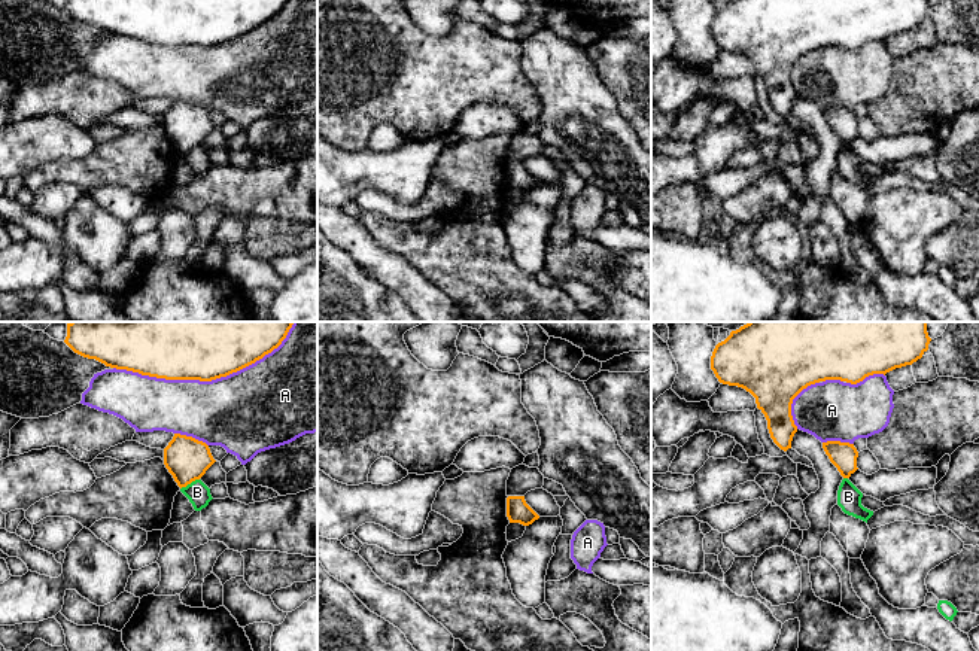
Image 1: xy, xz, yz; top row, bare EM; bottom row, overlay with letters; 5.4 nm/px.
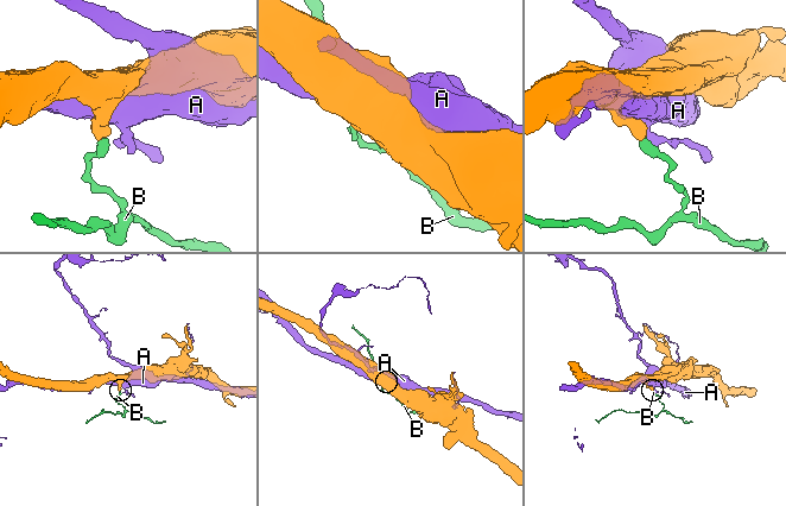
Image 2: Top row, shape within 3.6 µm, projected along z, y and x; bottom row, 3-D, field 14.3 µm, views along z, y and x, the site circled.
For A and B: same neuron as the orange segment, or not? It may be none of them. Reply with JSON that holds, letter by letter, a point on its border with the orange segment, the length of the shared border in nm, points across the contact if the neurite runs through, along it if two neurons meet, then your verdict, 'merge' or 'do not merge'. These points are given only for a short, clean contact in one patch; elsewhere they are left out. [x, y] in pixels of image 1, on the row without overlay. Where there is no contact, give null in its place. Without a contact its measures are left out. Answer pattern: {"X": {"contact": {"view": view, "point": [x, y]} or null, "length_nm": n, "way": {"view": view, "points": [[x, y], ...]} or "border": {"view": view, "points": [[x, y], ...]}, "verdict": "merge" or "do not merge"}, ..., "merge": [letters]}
{"A": {"contact": {"view": "xy", "point": [201, 46]}, "length_nm": 950, "verdict": "do not merge"}, "B": {"contact": {"view": "xy", "point": [189, 149]}, "length_nm": 120, "border": {"view": "xy", "points": [[198, 145], [181, 155]]}, "verdict": "do not merge"}, "merge": []}

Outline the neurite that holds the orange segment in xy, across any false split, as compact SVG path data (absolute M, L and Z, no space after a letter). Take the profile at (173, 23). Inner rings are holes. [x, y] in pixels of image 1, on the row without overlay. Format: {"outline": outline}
{"outline": "M67 0L64 9L77 21L106 33L165 46L212 48L237 39L277 15L288 0Z"}

